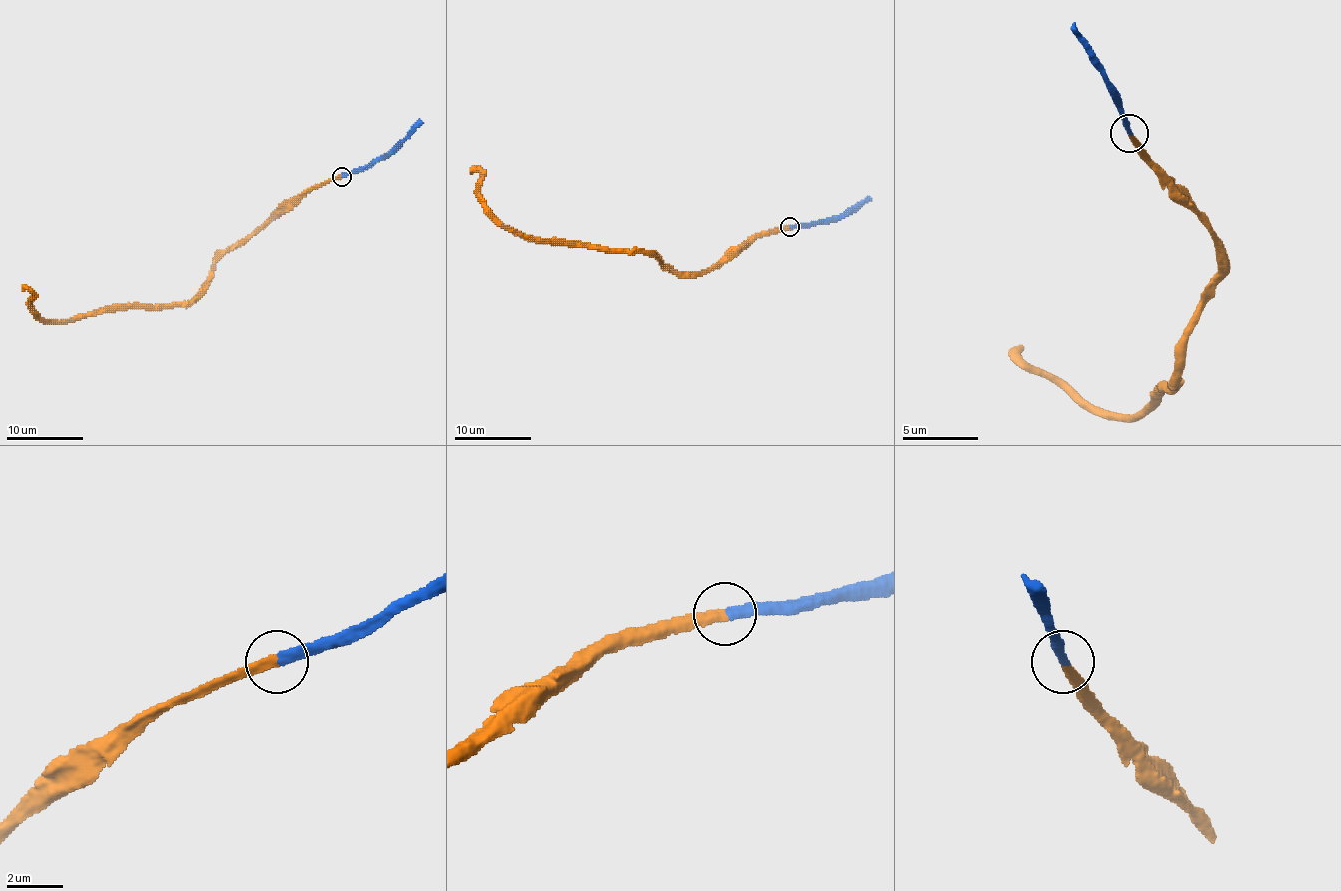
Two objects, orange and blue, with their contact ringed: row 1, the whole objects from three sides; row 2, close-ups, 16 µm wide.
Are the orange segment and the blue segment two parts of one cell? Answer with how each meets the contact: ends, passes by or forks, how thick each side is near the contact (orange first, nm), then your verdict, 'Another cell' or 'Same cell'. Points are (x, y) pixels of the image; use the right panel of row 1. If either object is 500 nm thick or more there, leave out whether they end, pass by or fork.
At the ring orange ends. At the ring blue ends. Thickness 360 nm (orange) against 320 nm. Same cell

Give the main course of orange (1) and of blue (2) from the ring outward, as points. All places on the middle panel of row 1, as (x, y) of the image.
1: (790, 227), (734, 247), (701, 272), (674, 272), (634, 250), (512, 233), (470, 168)
2: (790, 227), (834, 222), (867, 198)

